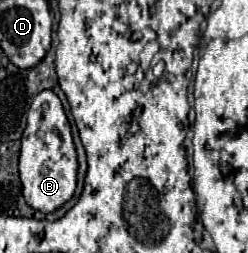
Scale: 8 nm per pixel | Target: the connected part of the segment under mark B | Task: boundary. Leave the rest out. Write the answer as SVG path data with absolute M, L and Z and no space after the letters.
M54 91L38 93L28 109L28 123L22 133L18 169L22 181L22 195L26 203L36 211L52 213L74 195L76 173L78 173L76 149L72 143L70 123Z

